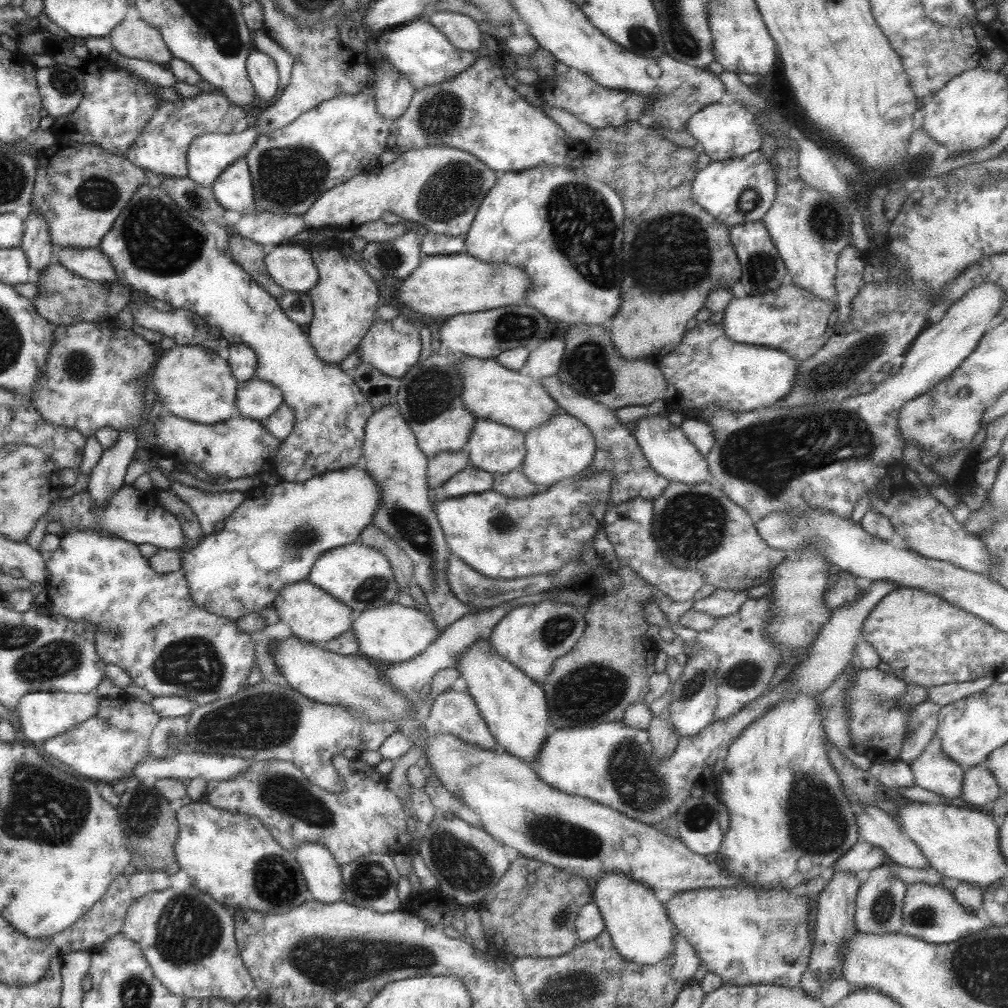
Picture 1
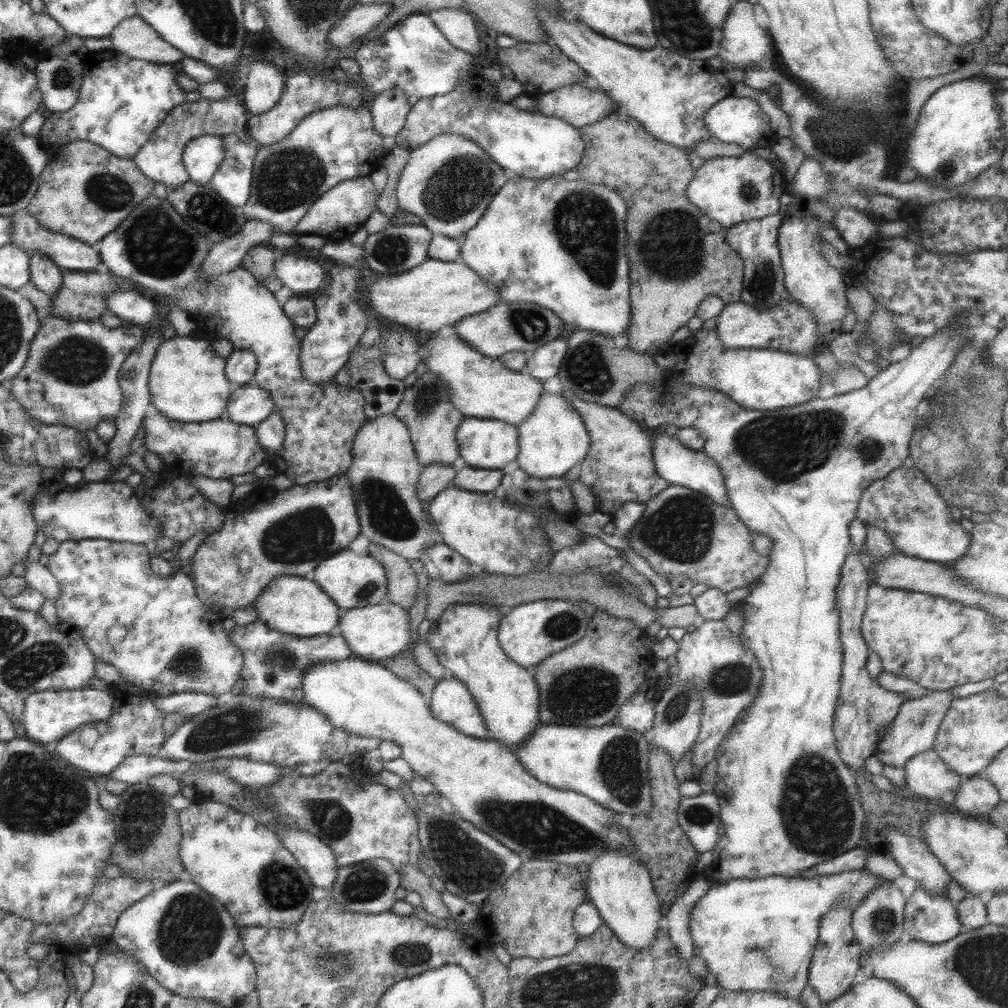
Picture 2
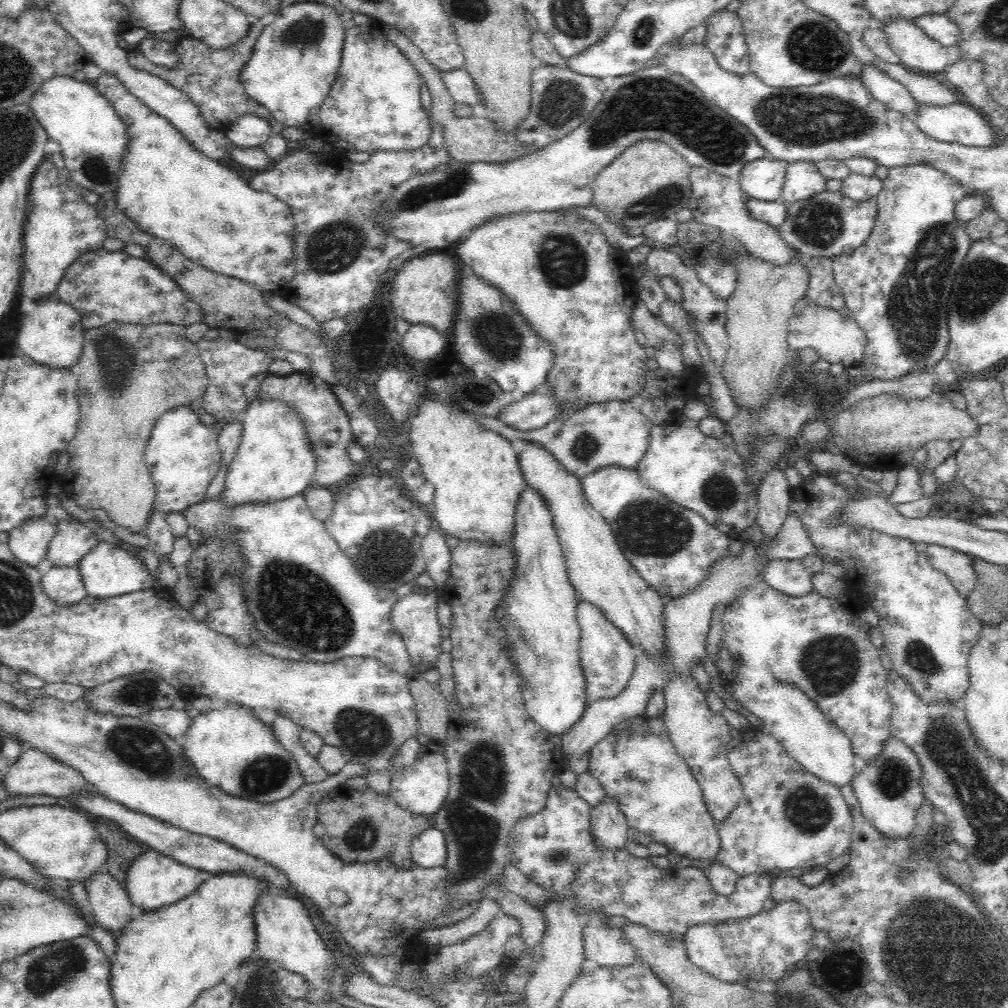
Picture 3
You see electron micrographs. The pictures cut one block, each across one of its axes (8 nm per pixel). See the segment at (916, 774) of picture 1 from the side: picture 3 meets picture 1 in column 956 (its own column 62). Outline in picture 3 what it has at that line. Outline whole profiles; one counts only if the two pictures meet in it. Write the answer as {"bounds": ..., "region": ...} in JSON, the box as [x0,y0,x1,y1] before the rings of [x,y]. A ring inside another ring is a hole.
{"bounds":[3,749,88,800],"region":[[[28,749],[24,754],[20,754],[16,762],[5,772],[3,776],[4,788],[11,796],[54,796],[54,798],[67,798],[71,800],[88,782],[83,776],[71,766],[66,766],[63,762],[58,762],[50,754],[44,754],[38,749]]]}

